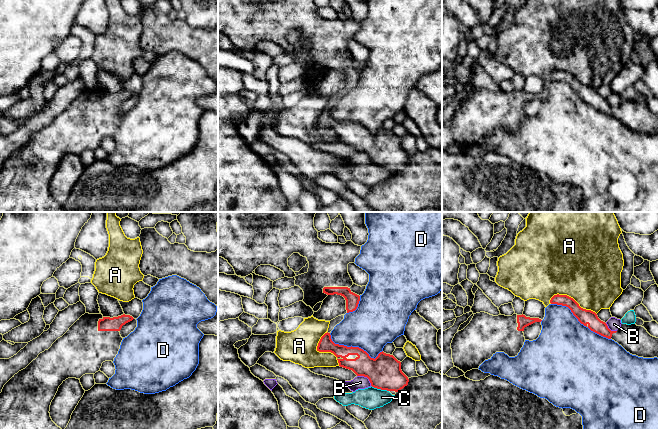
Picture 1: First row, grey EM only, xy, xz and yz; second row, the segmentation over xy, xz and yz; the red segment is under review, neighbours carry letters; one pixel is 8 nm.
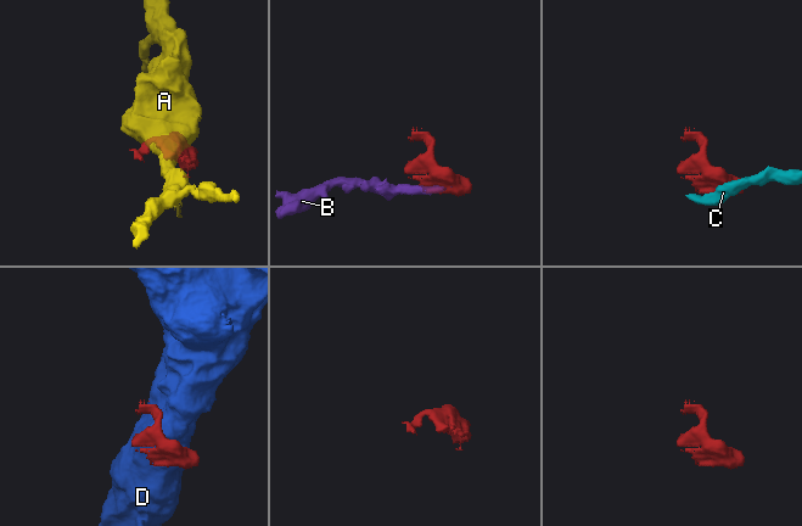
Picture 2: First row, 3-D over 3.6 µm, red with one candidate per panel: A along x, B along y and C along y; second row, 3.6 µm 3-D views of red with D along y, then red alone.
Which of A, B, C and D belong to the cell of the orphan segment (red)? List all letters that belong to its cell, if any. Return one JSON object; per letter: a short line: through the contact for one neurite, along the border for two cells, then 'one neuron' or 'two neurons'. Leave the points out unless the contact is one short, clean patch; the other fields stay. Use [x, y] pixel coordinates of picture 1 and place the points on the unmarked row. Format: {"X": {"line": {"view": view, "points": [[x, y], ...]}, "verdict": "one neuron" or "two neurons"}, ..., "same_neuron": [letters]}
{"A": {"verdict": "two neurons"}, "B": {"line": {"view": "xz", "points": [[357, 151], [366, 153], [371, 161]]}, "verdict": "two neurons"}, "C": {"line": {"view": "xz", "points": [[371, 161], [388, 167]]}, "verdict": "two neurons"}, "D": {"verdict": "two neurons"}, "same_neuron": []}

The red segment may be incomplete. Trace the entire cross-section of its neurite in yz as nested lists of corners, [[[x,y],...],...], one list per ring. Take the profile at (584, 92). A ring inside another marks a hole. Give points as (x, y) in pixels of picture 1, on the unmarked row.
[[[554,71],[550,79],[568,83],[581,100],[603,113],[614,116],[630,130],[643,134],[658,134],[658,114],[651,112],[644,103],[621,100],[617,107],[611,107],[595,88],[581,84],[567,71]]]

